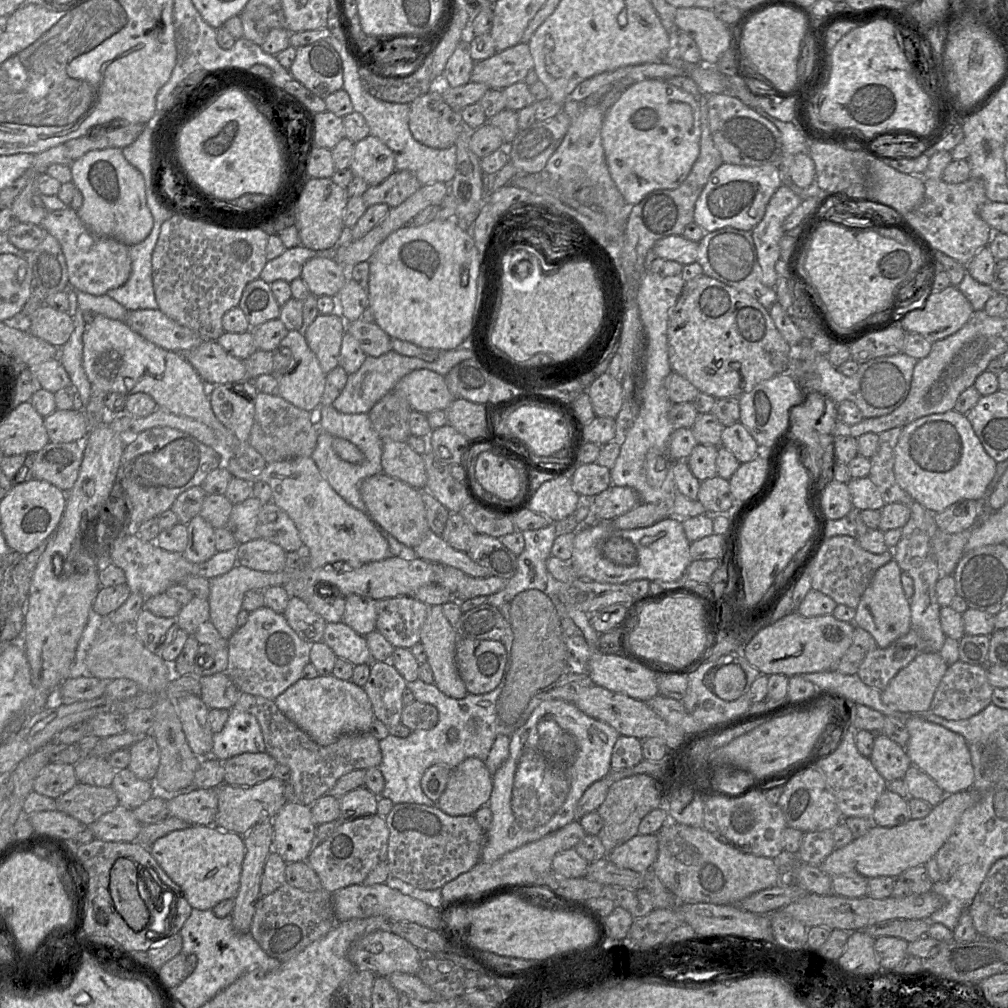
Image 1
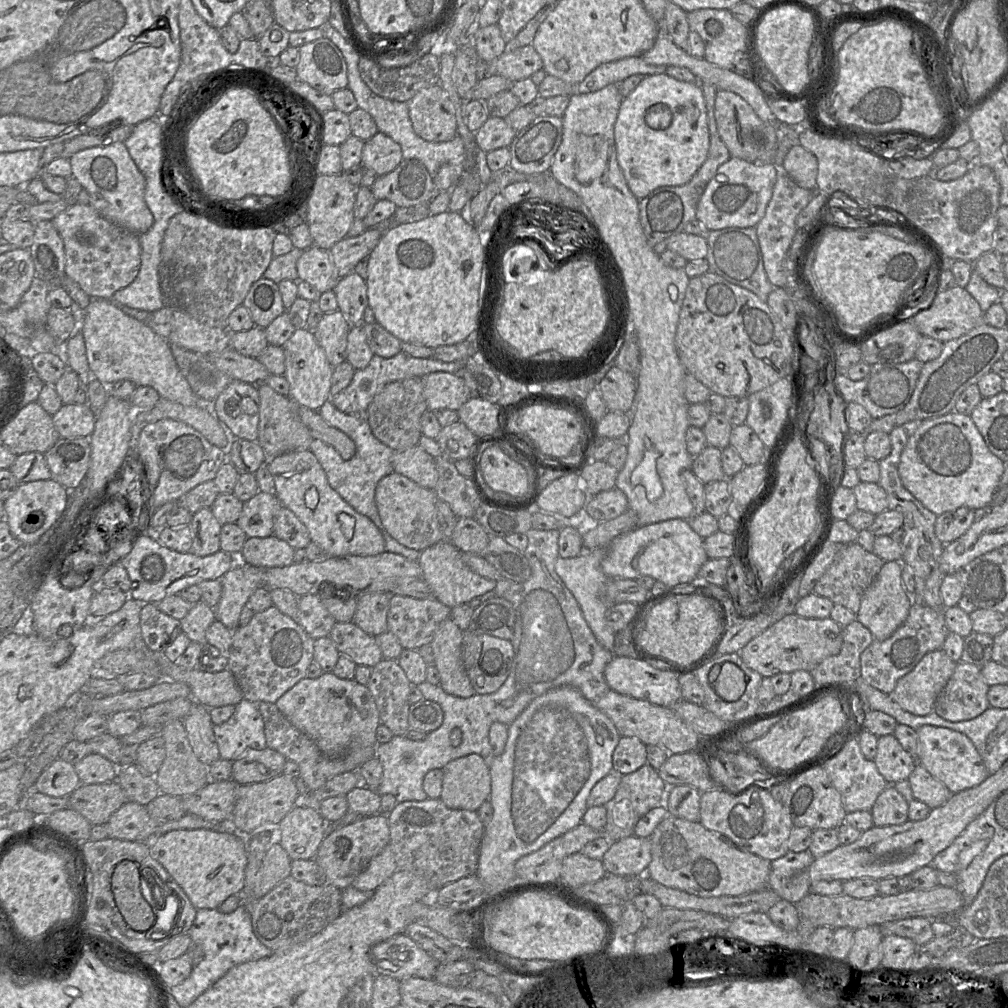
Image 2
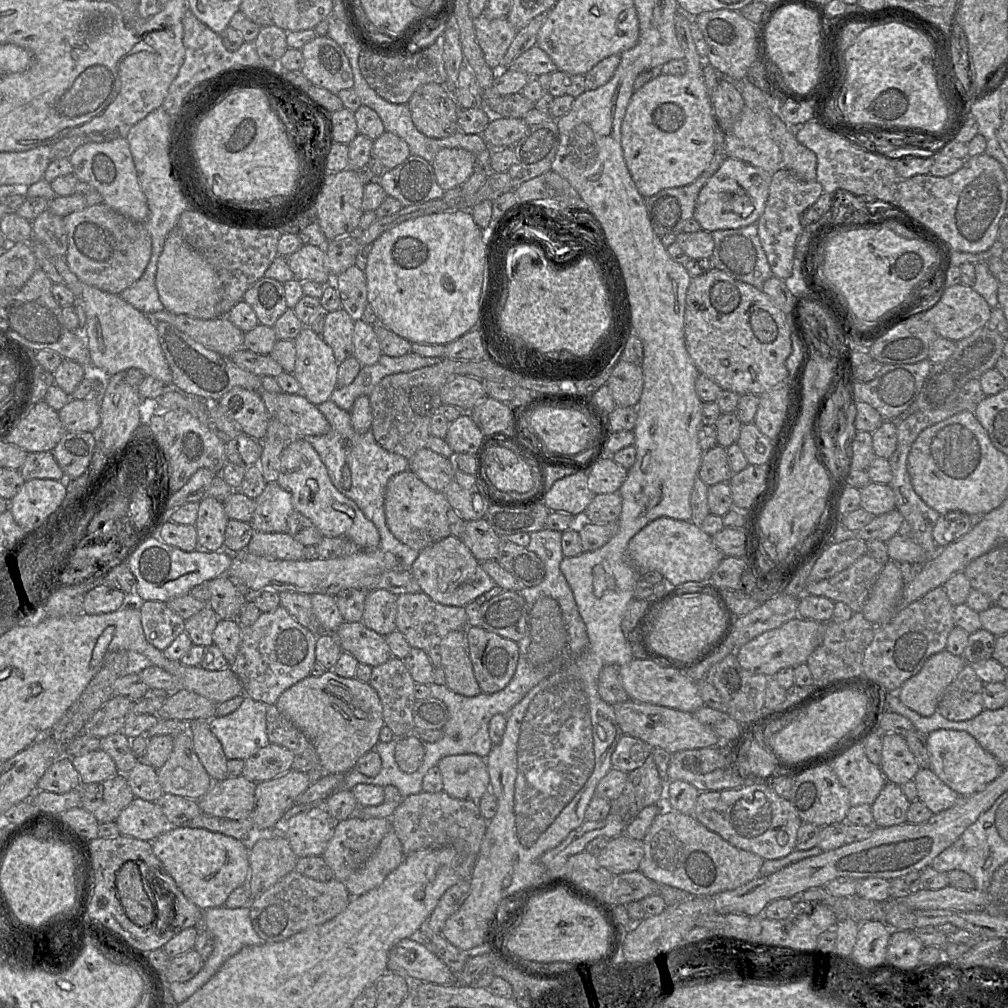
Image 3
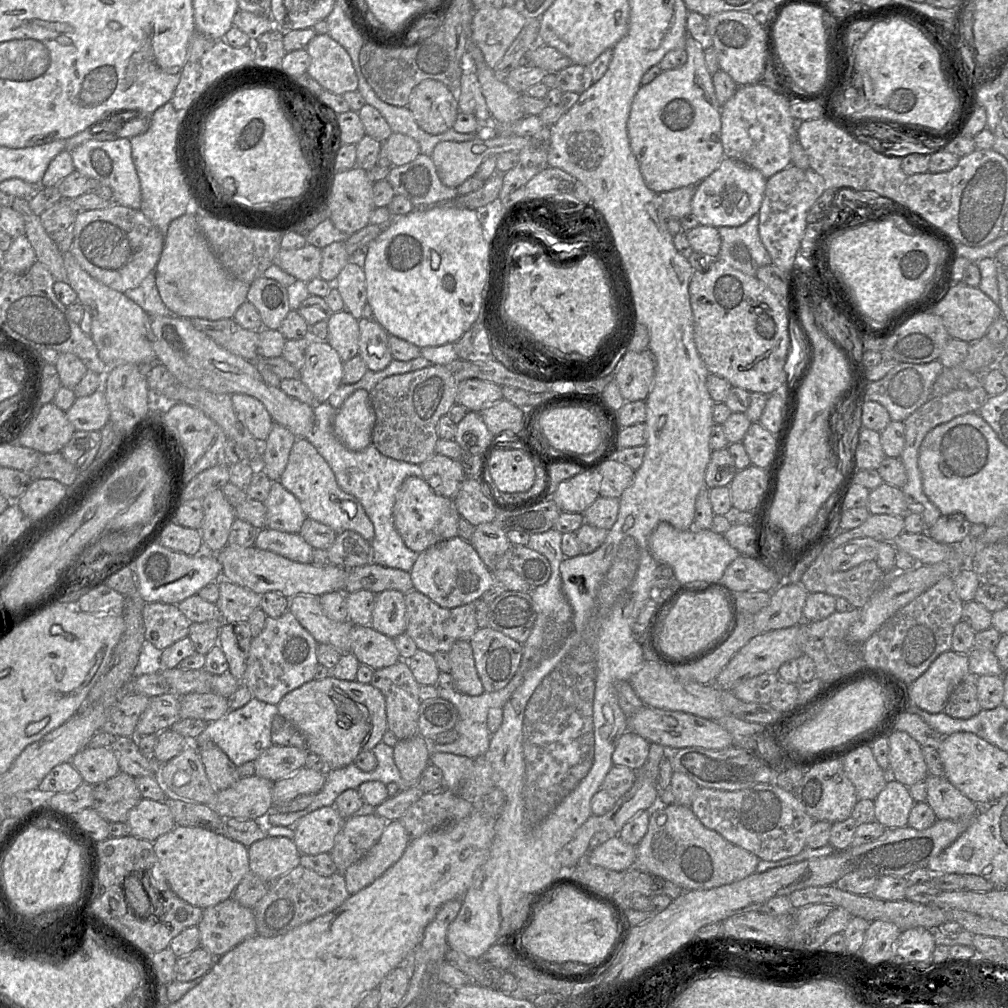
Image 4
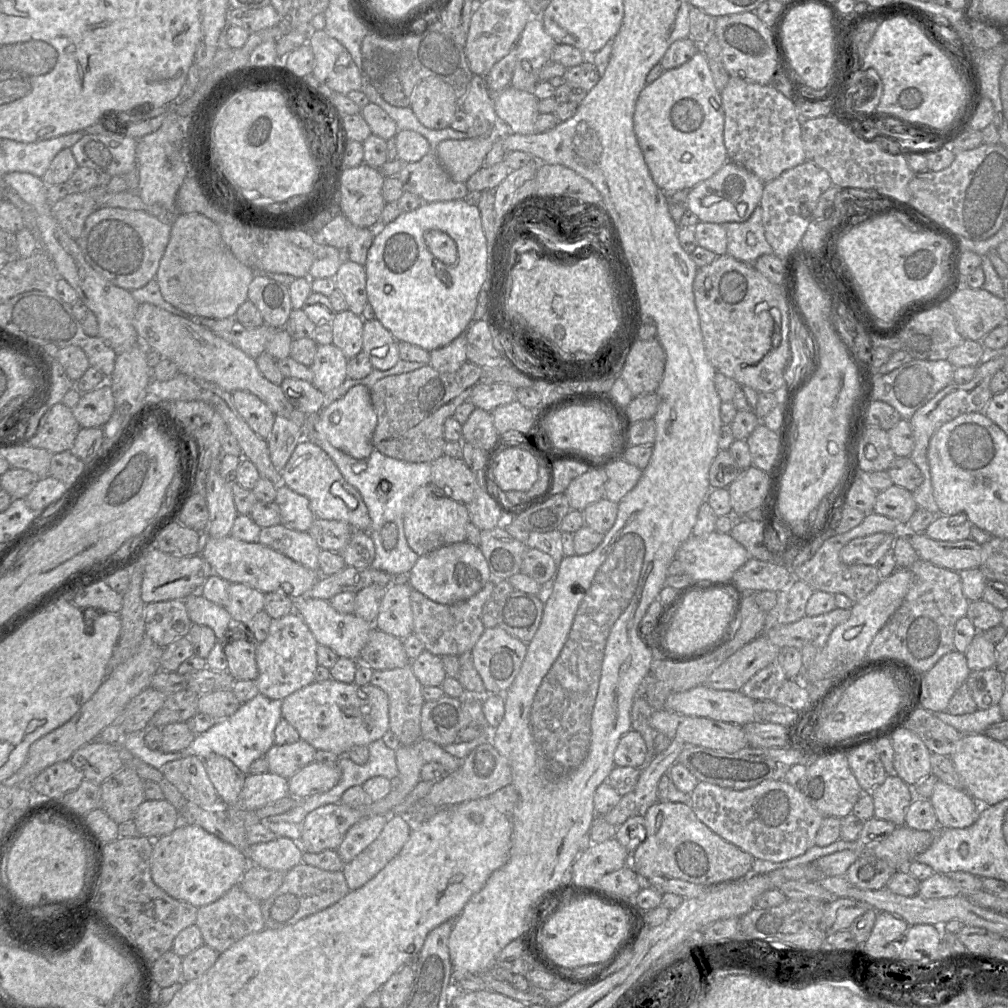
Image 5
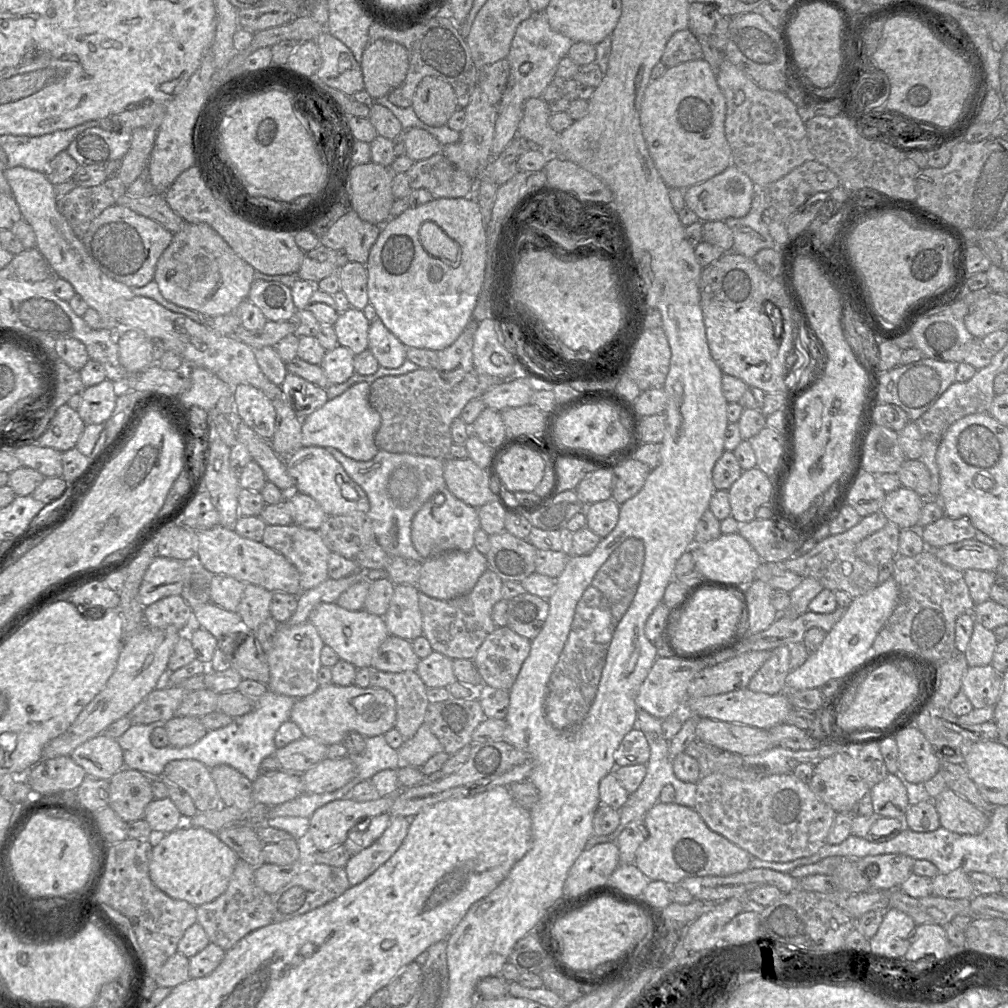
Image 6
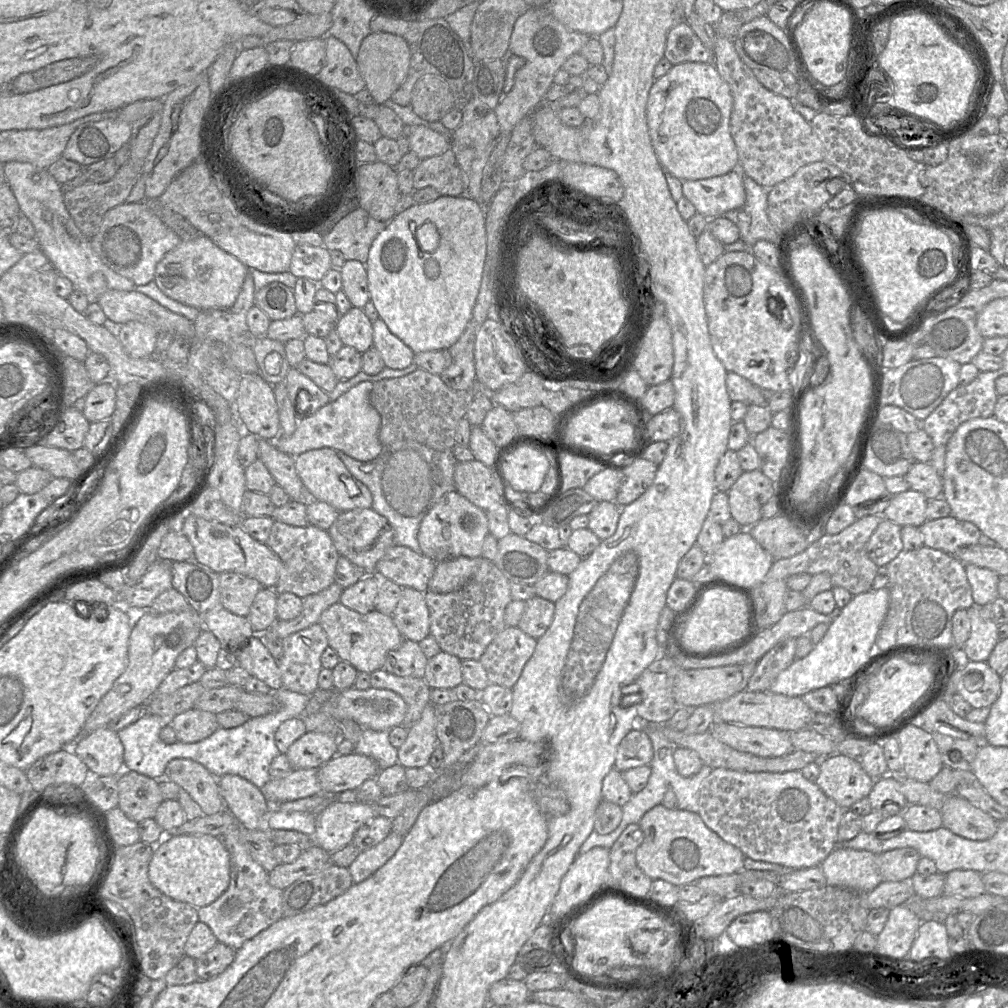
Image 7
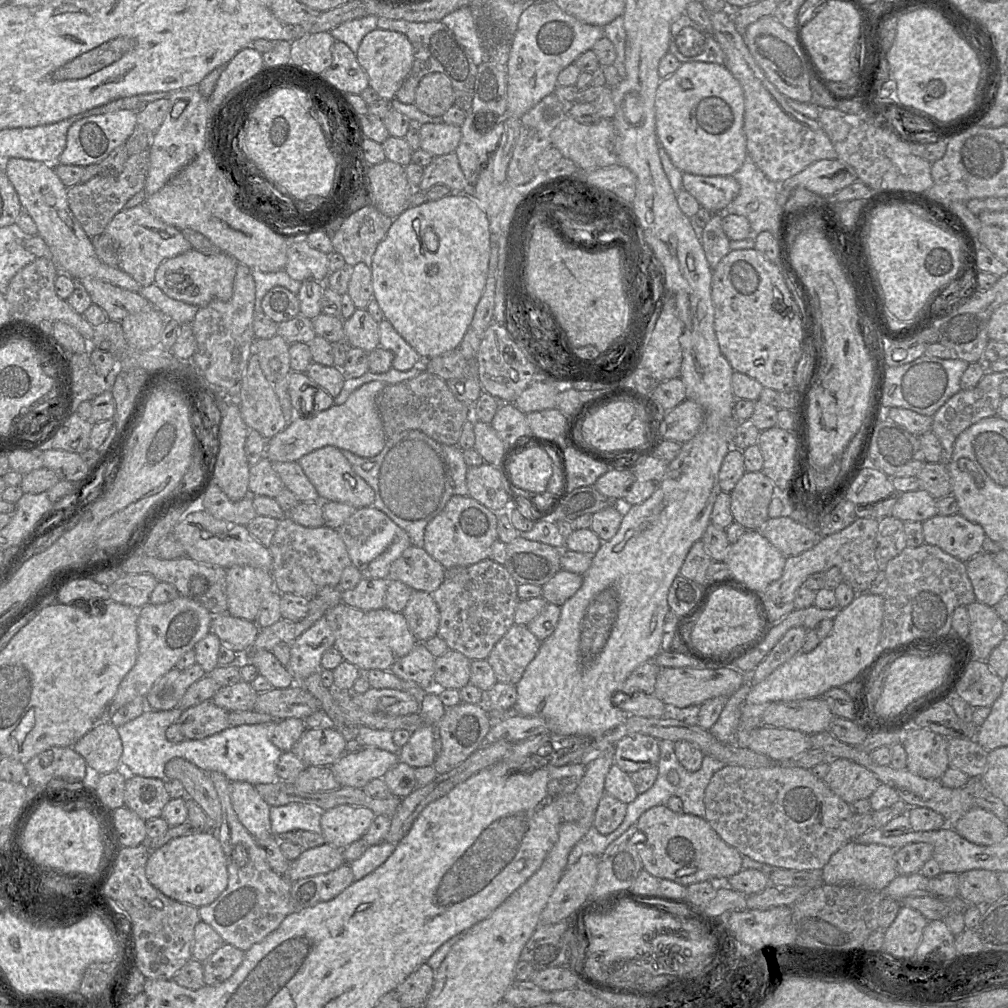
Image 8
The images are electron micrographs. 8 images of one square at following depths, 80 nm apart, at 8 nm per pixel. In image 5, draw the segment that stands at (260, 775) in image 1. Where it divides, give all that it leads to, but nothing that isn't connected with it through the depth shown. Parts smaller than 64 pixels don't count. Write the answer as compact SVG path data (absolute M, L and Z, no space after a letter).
M300 739L291 744L274 744L263 756L269 772L286 779L315 760L316 749Z

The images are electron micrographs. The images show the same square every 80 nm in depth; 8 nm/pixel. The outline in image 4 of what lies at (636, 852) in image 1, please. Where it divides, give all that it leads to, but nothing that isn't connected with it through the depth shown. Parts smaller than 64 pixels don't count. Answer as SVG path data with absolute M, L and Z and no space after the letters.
M615 835L600 846L590 849L587 861L594 866L625 872L634 867L636 846L624 842L619 835Z

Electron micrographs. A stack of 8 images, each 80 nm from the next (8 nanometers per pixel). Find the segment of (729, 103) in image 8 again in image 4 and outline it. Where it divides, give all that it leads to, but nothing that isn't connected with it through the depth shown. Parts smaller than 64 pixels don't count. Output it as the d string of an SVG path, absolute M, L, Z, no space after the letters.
M688 31L685 51L687 61L683 66L662 71L649 84L640 86L627 122L630 147L645 185L656 194L697 186L725 158L721 139L722 106L705 64L704 50Z

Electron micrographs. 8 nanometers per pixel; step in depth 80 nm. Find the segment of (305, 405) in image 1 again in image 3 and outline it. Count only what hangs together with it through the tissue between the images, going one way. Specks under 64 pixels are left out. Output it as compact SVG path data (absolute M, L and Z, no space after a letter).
M304 326L294 340L295 368L292 372L301 386L301 393L318 406L330 399L337 388L339 364L333 350L321 335Z

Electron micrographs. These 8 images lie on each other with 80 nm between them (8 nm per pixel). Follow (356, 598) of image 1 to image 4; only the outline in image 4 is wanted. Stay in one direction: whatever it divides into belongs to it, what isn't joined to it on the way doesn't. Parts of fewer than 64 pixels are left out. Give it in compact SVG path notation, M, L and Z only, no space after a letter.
M385 590L378 593L370 625L393 639L405 633L405 594L398 590Z

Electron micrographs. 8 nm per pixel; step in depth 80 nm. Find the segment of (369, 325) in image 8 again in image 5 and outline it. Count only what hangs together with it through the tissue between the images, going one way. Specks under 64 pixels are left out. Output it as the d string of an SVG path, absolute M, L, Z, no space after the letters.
M349 309L340 311L337 312L331 325L332 343L341 349L348 360L362 351L364 320L361 315Z

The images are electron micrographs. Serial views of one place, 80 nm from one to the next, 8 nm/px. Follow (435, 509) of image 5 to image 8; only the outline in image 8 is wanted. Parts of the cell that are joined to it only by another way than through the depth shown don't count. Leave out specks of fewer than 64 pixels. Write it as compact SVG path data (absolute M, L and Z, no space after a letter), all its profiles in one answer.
M455 495L433 518L424 531L424 550L445 569L467 567L490 558L491 546L498 539L498 513L470 496Z

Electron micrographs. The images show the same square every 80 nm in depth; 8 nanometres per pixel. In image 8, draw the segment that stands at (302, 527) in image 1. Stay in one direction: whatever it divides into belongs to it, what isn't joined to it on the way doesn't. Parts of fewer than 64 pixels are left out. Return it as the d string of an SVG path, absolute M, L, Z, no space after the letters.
M325 446L316 449L301 457L298 463L322 501L346 503L356 509L373 505L374 490L353 470L347 458L337 447Z

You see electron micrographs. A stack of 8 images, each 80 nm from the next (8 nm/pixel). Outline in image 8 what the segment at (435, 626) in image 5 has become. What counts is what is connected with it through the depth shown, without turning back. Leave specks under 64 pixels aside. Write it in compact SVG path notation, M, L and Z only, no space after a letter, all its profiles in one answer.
M490 558L467 567L446 569L445 580L431 593L440 614L437 636L446 642L450 650L462 653L471 661L487 659L494 645L514 624L515 611L520 602L518 585L504 565Z

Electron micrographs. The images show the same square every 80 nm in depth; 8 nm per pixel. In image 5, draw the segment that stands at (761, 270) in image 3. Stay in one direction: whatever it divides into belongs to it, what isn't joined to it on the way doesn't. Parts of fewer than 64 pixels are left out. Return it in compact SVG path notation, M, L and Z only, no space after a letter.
M760 204L748 220L720 224L727 234L727 254L735 259L754 264L760 256L774 253L765 237Z

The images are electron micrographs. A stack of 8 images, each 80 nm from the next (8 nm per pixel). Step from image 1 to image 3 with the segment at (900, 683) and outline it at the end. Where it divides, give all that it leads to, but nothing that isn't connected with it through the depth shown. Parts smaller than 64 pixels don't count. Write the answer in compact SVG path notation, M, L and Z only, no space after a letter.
M946 649L932 655L921 670L906 680L897 691L900 701L921 716L931 716L937 711L938 703L946 688L955 680L966 665L962 656L956 656Z

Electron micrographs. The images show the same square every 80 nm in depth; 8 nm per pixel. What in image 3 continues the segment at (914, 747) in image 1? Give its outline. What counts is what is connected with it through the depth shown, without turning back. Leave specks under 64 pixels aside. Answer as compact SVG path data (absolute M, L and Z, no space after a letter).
M939 729L927 734L930 753L930 769L960 796L968 796L982 790L995 780L1003 766L968 732Z

